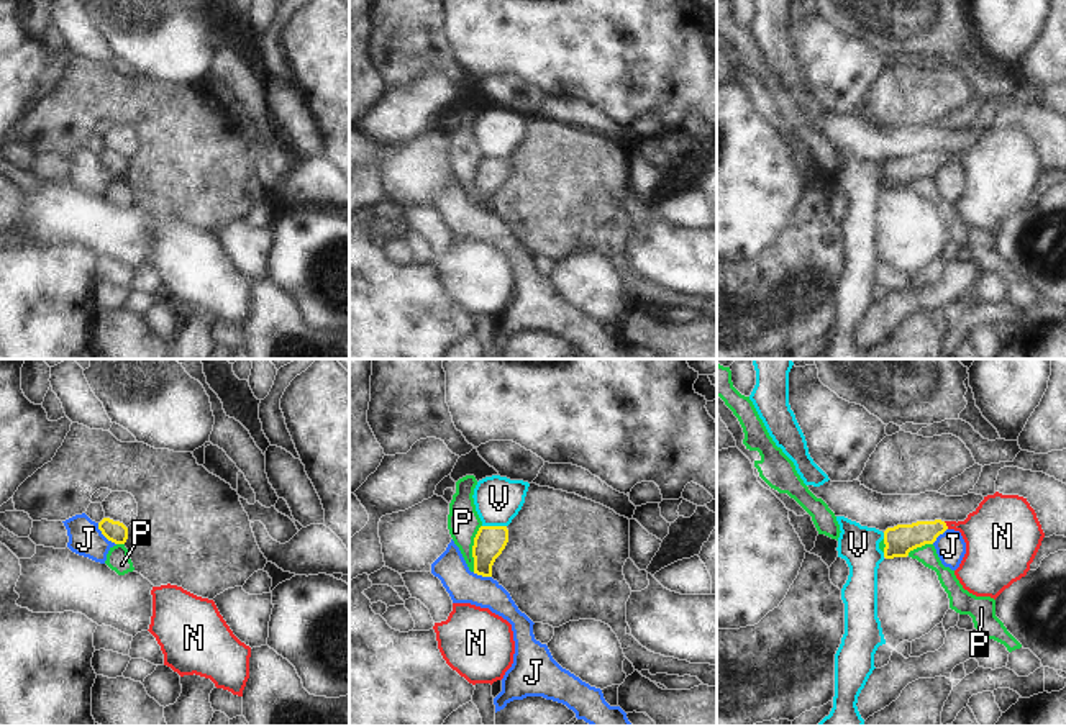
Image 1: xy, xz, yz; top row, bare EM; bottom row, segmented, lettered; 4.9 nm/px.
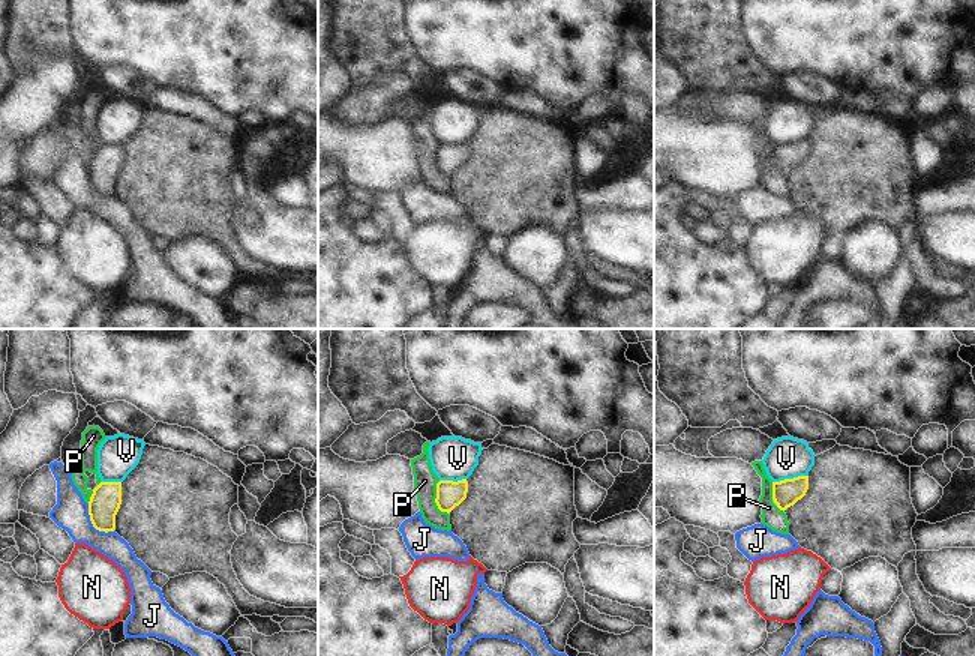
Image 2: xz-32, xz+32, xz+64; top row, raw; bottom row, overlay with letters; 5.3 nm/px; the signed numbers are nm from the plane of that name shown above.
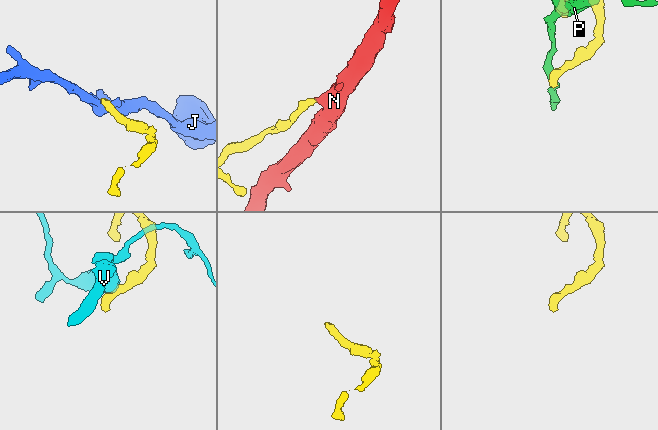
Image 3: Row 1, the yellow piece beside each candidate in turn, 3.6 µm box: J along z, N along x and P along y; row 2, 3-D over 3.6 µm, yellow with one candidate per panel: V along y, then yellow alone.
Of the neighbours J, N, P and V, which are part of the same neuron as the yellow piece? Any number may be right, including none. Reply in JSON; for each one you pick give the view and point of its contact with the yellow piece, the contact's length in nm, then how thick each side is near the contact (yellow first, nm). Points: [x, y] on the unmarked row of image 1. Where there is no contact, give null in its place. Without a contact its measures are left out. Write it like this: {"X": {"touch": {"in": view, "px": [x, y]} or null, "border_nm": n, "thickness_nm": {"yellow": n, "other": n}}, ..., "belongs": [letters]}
{"N": {"touch": {"in": "yz", "px": [945, 158]}, "border_nm": 50, "thickness_nm": {"yellow": 150, "other": 300}}, "belongs": ["N"]}

